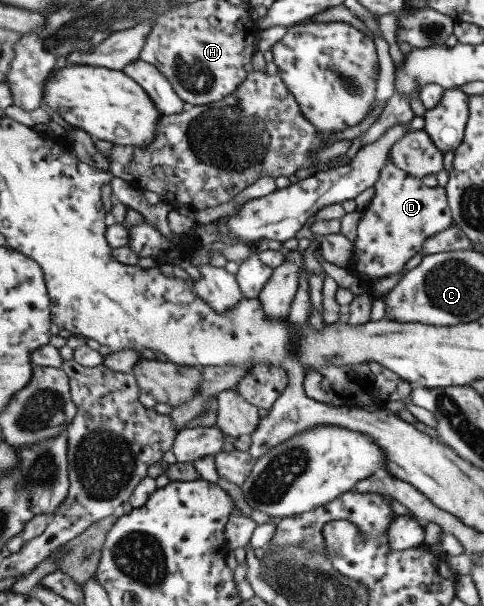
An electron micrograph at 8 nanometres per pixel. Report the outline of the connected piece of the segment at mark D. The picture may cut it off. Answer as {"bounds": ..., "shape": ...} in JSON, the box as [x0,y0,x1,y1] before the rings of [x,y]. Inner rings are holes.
{"bounds":[350,157,452,288],"shape":[[[391,157],[385,159],[385,166],[381,167],[378,179],[373,184],[374,194],[370,201],[360,211],[360,217],[356,226],[355,241],[353,241],[350,270],[366,288],[369,288],[377,278],[385,278],[391,274],[397,274],[405,263],[421,251],[423,240],[427,236],[433,236],[441,230],[445,230],[452,224],[452,216],[447,206],[447,200],[443,187],[433,186],[429,188],[423,186],[420,179],[409,176],[404,170],[397,168]]]}

